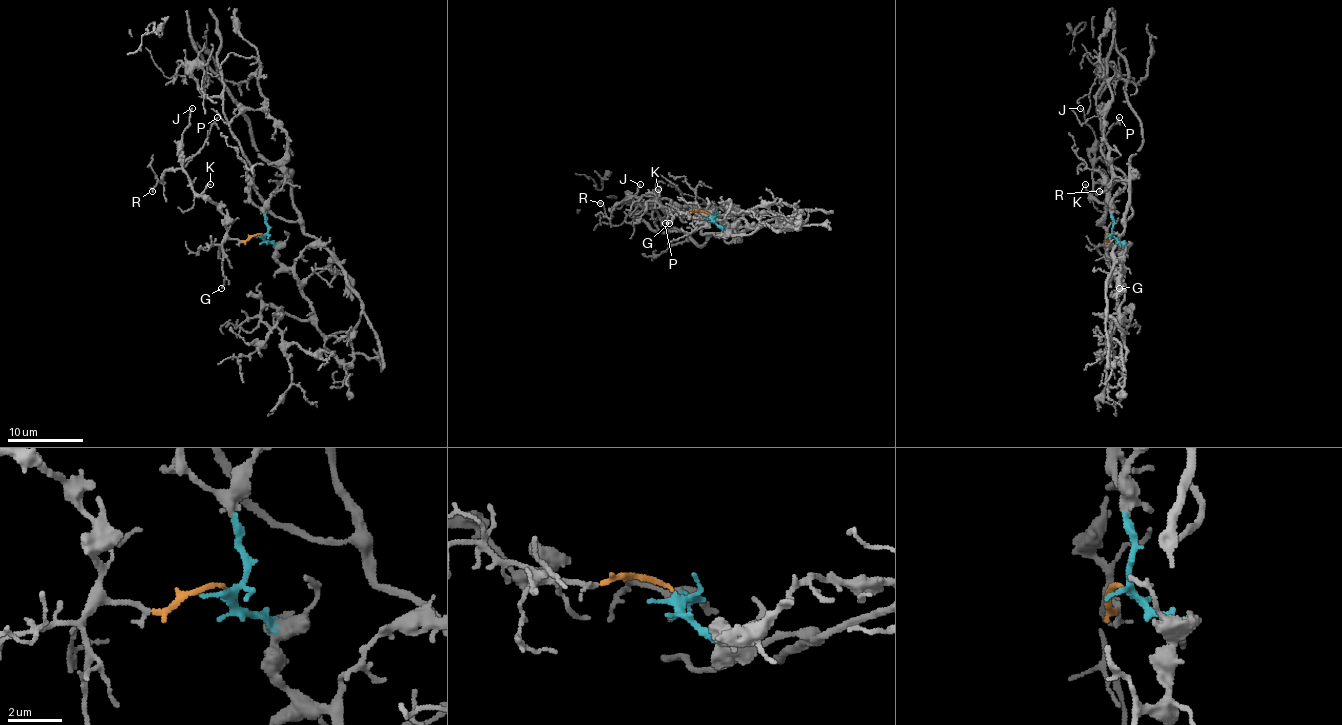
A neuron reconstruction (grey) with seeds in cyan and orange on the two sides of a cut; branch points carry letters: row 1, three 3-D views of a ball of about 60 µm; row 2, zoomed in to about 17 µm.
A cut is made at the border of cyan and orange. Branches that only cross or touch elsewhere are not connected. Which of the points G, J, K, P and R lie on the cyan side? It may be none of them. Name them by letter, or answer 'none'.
none

